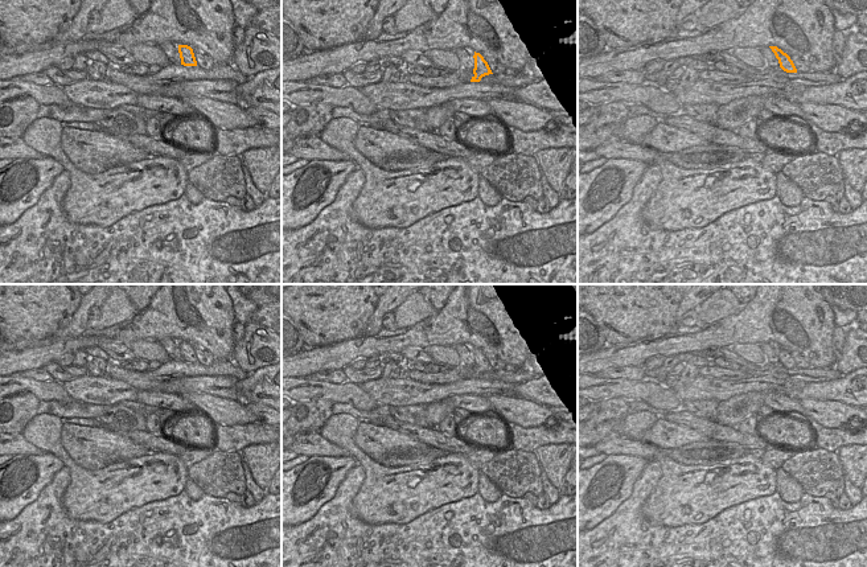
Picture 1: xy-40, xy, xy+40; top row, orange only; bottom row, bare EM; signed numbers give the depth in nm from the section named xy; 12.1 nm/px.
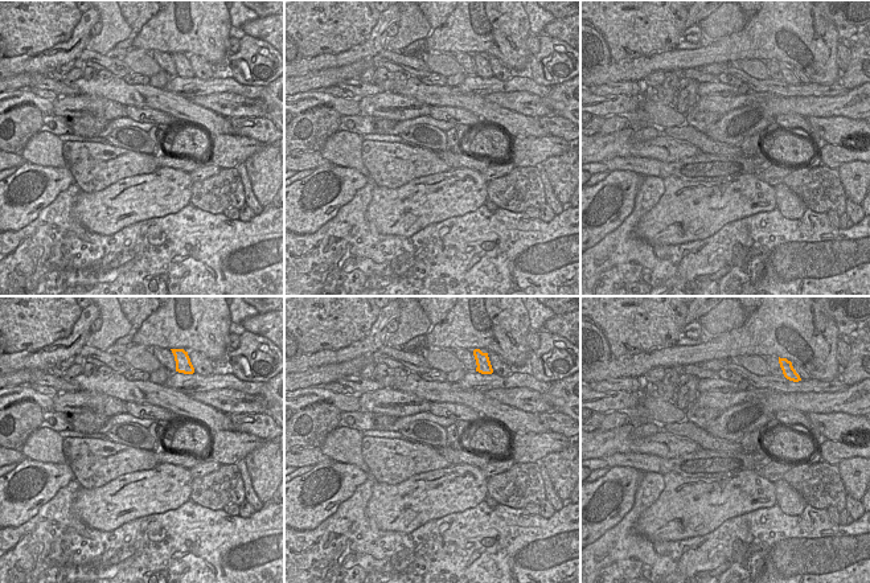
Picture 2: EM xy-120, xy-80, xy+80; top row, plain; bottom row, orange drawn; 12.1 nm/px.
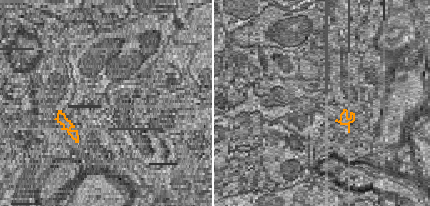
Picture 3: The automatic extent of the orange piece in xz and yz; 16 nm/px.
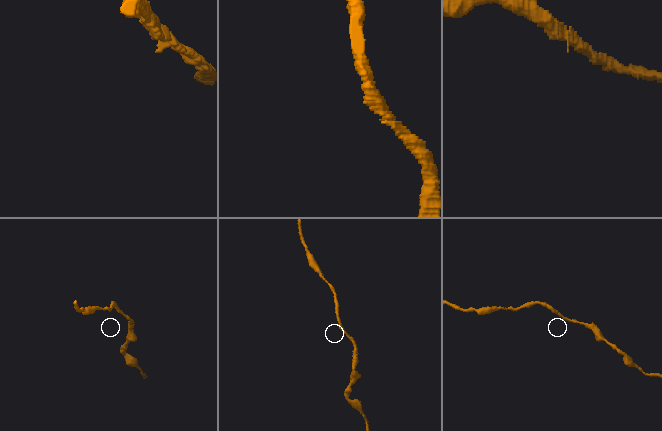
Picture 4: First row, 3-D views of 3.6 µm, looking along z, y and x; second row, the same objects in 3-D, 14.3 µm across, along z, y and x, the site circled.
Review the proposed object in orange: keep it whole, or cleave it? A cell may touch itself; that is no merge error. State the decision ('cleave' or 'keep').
keep

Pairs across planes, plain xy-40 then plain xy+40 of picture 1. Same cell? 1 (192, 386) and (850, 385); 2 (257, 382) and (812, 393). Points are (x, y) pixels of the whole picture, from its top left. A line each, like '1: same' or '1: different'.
1: different
2: same

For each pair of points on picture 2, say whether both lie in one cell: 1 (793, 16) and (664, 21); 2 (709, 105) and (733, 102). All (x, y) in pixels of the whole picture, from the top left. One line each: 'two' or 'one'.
1: two
2: one

